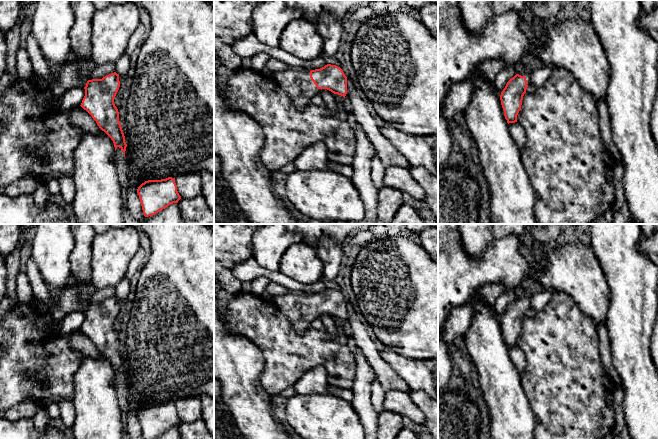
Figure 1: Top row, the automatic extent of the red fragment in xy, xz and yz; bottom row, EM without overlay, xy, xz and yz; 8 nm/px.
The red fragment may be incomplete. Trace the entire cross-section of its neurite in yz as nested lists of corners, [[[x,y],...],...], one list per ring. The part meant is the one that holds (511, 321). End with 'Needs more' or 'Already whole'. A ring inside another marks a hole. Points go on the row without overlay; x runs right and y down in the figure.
[[[526,282],[519,290],[518,297],[511,302],[500,319],[501,329],[507,347],[517,346],[517,339],[521,334],[523,320],[531,308],[531,297],[525,290],[530,282]]]. Needs more

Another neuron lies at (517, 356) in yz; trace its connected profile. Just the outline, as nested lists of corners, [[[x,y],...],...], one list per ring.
[[[518,346],[509,347],[508,351],[513,364],[519,371],[520,376],[522,376],[526,368],[526,360],[523,351]]]

